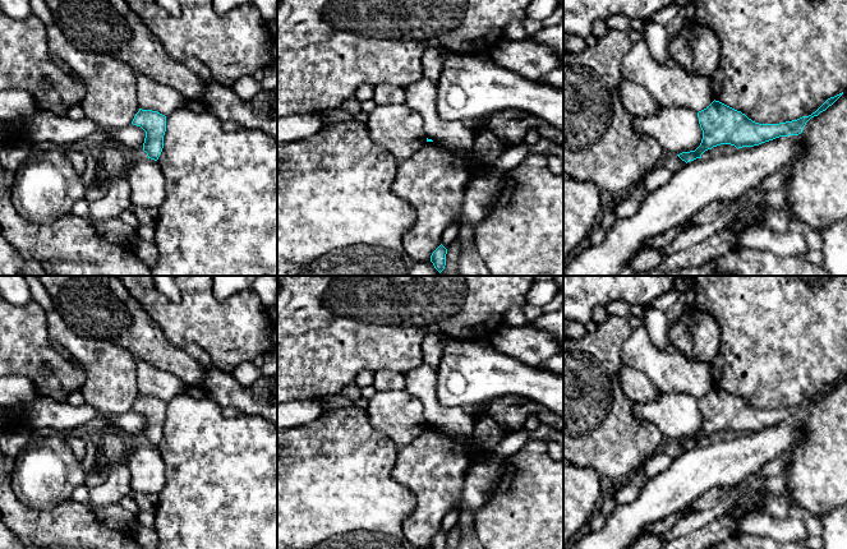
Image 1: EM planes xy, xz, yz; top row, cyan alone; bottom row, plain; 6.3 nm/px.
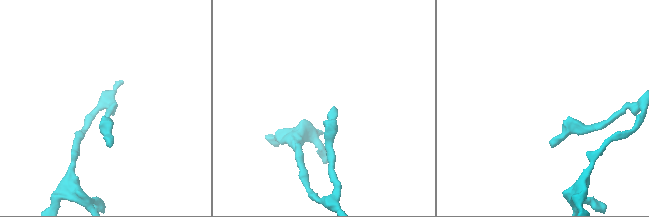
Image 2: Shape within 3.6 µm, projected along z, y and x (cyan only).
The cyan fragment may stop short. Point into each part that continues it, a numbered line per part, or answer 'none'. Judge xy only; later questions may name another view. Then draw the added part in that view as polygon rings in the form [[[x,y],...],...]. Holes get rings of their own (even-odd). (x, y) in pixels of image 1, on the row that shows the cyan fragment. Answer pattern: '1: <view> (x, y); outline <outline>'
none

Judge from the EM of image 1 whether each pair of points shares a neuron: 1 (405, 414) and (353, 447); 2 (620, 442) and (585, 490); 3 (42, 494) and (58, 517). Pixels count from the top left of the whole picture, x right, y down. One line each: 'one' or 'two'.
1: two
2: two
3: two

